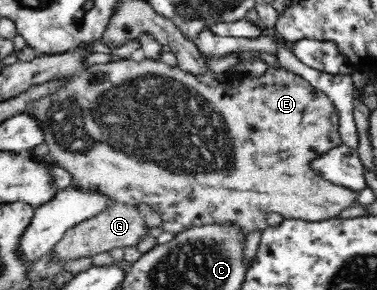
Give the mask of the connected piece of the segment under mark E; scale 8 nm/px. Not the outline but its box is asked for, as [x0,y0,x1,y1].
[21,58,359,235]

